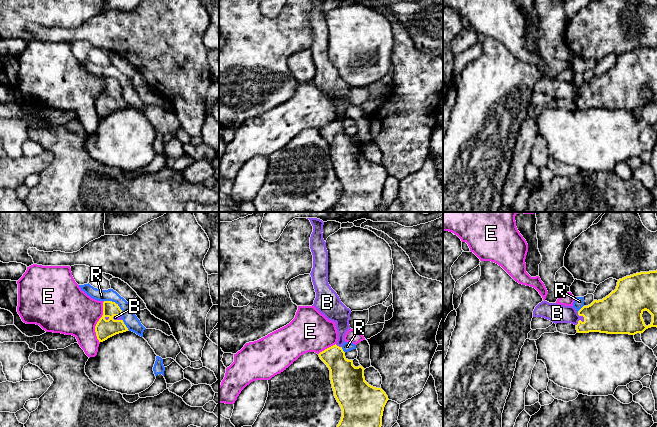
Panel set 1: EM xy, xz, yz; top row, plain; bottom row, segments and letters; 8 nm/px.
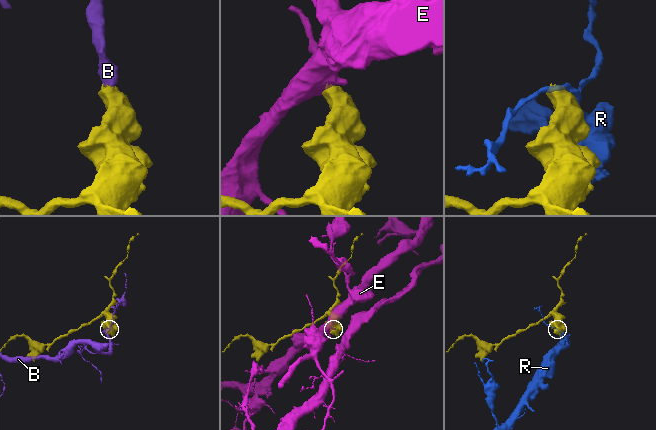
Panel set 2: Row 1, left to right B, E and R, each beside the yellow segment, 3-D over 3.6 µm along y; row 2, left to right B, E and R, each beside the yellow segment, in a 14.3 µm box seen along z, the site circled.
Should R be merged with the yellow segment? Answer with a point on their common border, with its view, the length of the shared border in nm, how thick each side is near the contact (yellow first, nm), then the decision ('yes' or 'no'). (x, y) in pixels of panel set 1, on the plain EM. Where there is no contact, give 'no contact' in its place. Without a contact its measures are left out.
xy (116, 80) | 200 nm | 150/120 nm | no

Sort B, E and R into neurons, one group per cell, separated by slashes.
B / E / R

